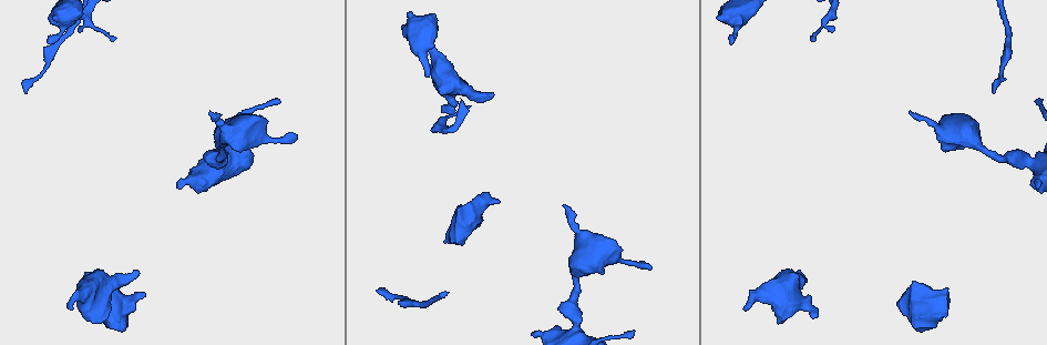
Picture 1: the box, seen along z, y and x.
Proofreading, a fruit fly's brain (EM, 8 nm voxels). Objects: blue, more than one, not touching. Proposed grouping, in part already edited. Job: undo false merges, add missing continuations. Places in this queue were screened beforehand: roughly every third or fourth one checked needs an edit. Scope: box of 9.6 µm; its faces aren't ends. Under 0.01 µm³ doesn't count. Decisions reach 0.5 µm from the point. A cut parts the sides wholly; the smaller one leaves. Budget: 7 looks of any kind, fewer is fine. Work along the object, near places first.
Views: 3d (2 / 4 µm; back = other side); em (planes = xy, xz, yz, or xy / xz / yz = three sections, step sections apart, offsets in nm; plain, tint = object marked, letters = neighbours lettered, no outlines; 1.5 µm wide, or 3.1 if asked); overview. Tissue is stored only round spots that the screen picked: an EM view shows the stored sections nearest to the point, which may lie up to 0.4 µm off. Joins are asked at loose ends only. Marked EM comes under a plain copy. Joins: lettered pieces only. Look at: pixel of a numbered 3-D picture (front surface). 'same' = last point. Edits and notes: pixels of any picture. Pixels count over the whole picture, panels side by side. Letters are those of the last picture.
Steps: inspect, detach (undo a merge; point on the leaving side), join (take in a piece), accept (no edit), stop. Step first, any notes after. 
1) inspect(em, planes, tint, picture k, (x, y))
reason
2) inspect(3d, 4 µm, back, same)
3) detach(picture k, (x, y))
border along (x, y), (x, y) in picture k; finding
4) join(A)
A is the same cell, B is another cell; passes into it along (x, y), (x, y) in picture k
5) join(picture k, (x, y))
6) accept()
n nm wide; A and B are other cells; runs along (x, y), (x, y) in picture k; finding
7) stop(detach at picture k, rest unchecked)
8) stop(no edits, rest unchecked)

inspect(em, planes, letters, picture 1, (145, 294))
free end

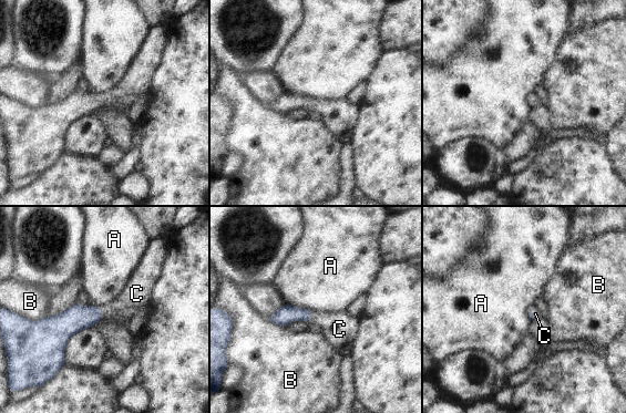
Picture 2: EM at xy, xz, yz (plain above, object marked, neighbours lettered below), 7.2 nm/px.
join(picture 2, (132, 298))
C is the same cell, A and B are other cells; passes into it along (77, 318), (101, 312), (132, 298) in picture 2; the neuron continues

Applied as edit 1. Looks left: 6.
inspect(3d, 4 µm, picture 1, (911, 114))
free end

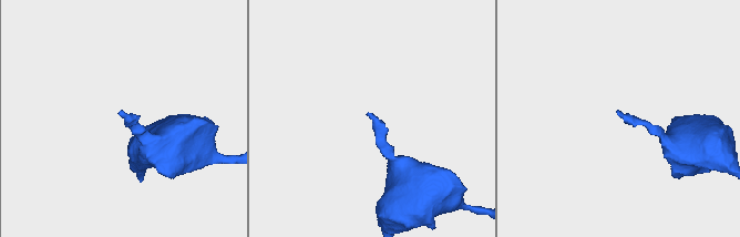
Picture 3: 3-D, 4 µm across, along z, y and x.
inspect(em, xy, step 4, letters, picture 3, (367, 113))
shape alone is not enough

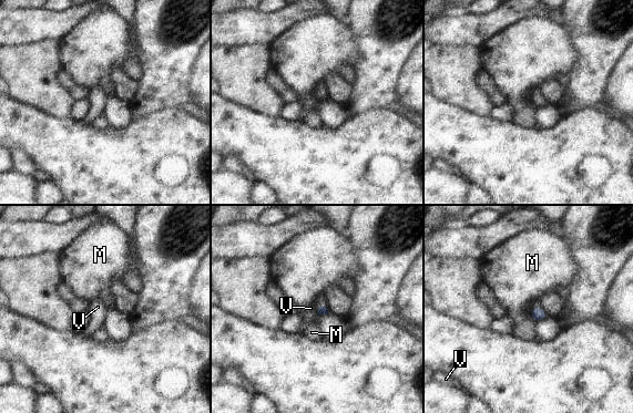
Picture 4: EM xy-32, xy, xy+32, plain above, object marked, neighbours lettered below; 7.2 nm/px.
accept()
M and V are other cells; border along (317, 309), (318, 315) in picture 4; no lettered piece goes on from it

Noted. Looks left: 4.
inspect(3d, 4 µm, picture 1, (812, 41))
branch stops here

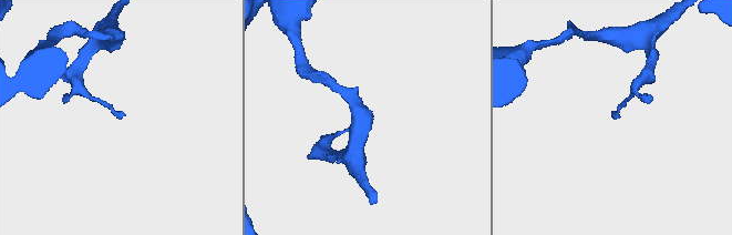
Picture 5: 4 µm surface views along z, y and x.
inspect(em, xz, step 4, letters, picture 5, (125, 115))

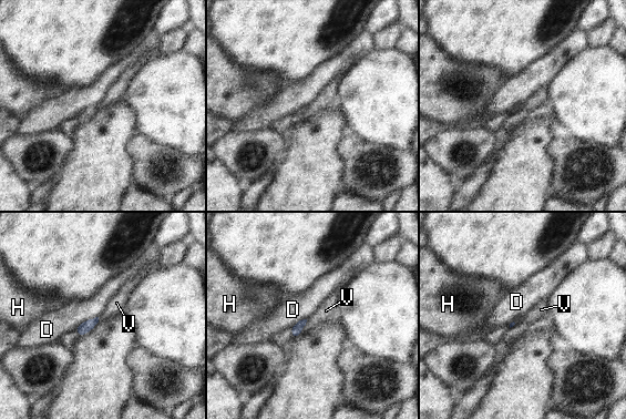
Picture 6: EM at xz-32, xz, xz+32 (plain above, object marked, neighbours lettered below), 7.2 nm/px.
inspect(em, planes, letters, same)
another direction

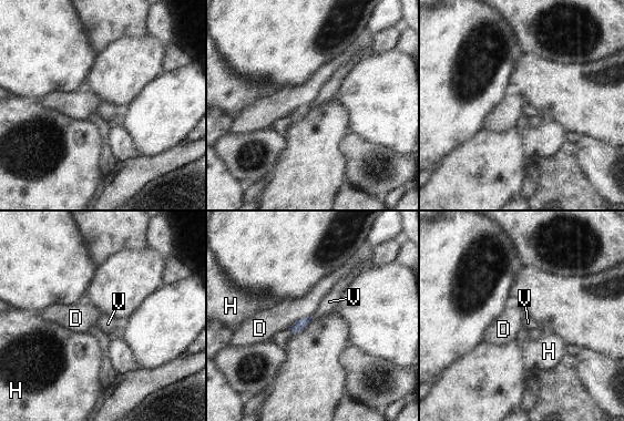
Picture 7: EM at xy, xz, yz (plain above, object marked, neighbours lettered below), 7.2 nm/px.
accept()
D, H and V are other cells; border along (310, 316), (312, 320) in picture 7; none of them fits

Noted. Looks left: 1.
stop(join at picture 2, rest unchecked)

